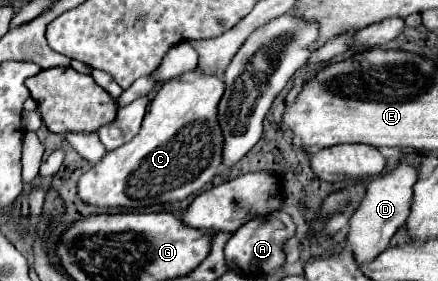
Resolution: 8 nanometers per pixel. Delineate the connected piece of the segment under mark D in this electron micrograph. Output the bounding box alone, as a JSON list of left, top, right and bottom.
[345,164,417,262]

